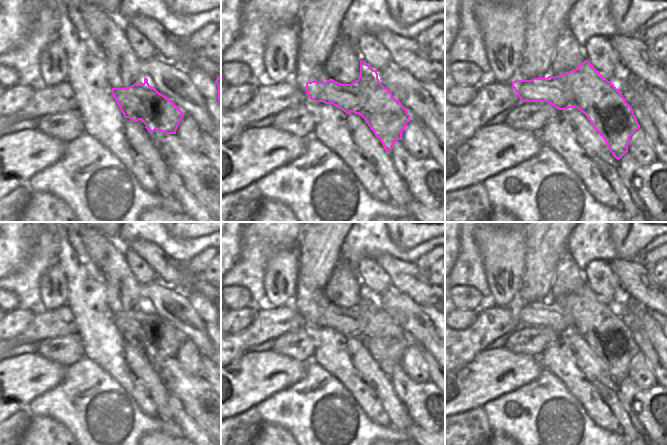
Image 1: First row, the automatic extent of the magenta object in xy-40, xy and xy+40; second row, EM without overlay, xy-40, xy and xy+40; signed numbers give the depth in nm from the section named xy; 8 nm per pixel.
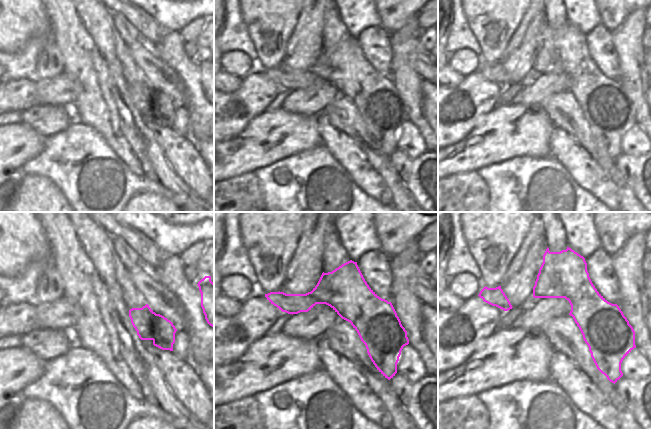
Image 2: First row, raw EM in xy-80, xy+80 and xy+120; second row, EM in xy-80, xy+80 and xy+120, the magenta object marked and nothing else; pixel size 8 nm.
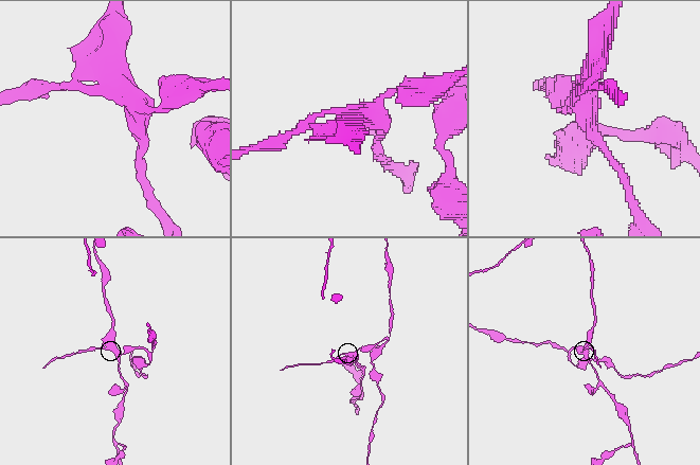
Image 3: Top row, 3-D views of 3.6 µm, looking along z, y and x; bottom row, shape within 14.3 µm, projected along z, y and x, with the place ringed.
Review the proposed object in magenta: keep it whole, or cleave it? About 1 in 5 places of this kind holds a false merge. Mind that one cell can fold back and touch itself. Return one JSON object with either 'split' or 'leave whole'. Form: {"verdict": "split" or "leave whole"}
{"verdict": "split"}

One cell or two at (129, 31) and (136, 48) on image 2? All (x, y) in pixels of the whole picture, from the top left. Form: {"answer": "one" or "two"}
{"answer": "two"}

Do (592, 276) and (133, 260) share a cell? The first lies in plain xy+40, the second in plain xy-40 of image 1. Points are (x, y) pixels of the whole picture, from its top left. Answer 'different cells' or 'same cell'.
same cell

